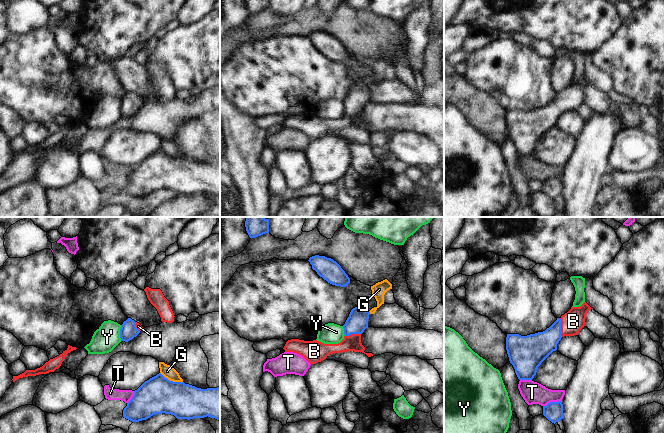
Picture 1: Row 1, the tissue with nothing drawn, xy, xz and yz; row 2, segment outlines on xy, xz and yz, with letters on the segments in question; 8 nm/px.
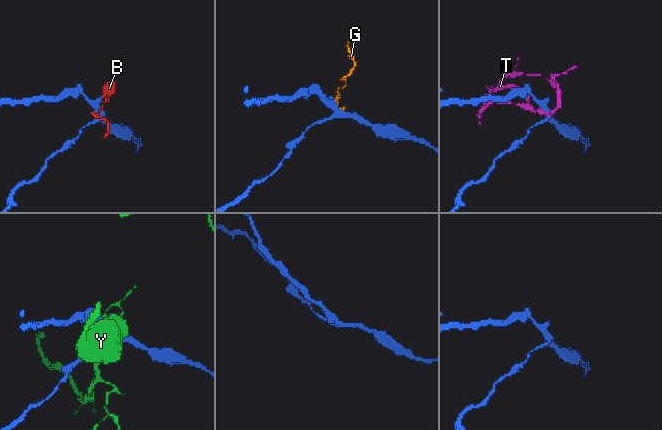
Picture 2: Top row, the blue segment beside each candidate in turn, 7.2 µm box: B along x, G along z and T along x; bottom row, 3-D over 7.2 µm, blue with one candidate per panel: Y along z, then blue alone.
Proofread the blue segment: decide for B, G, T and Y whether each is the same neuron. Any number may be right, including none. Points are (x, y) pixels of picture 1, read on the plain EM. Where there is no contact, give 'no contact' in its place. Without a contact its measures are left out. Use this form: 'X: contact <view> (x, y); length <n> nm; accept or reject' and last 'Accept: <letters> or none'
B: contact yz (560, 104); length 160 nm; accept
G: contact xy (171, 157); length 200 nm; reject
T: contact yz (552, 178); length 160 nm; reject
Y: contact xy (120, 109); length 130 nm; reject
Accept: B

